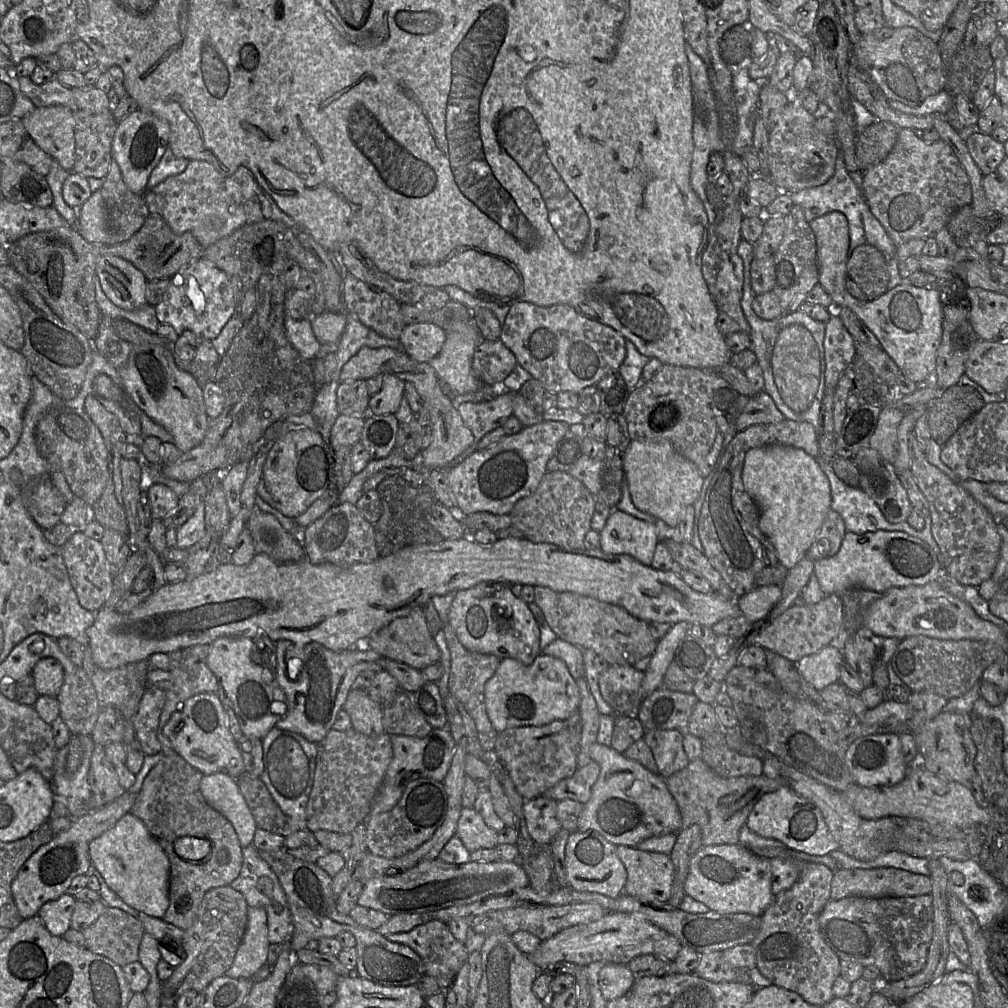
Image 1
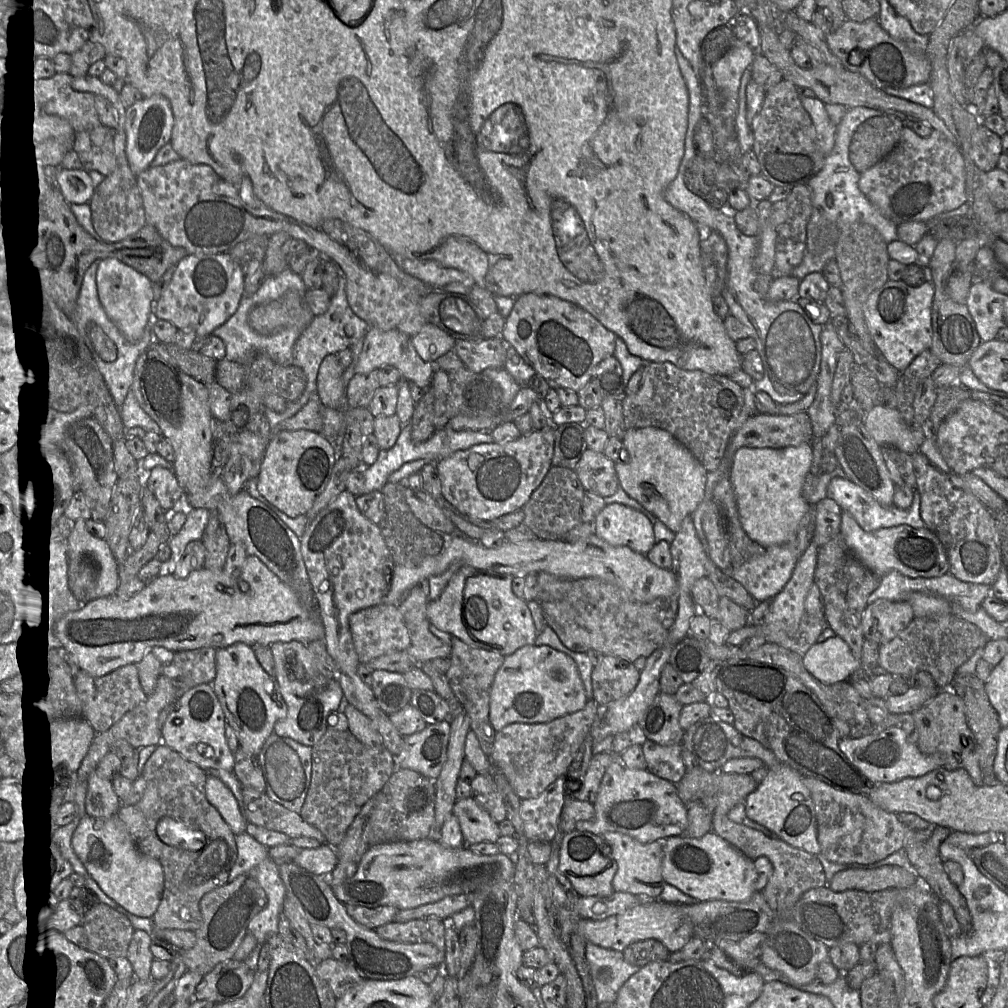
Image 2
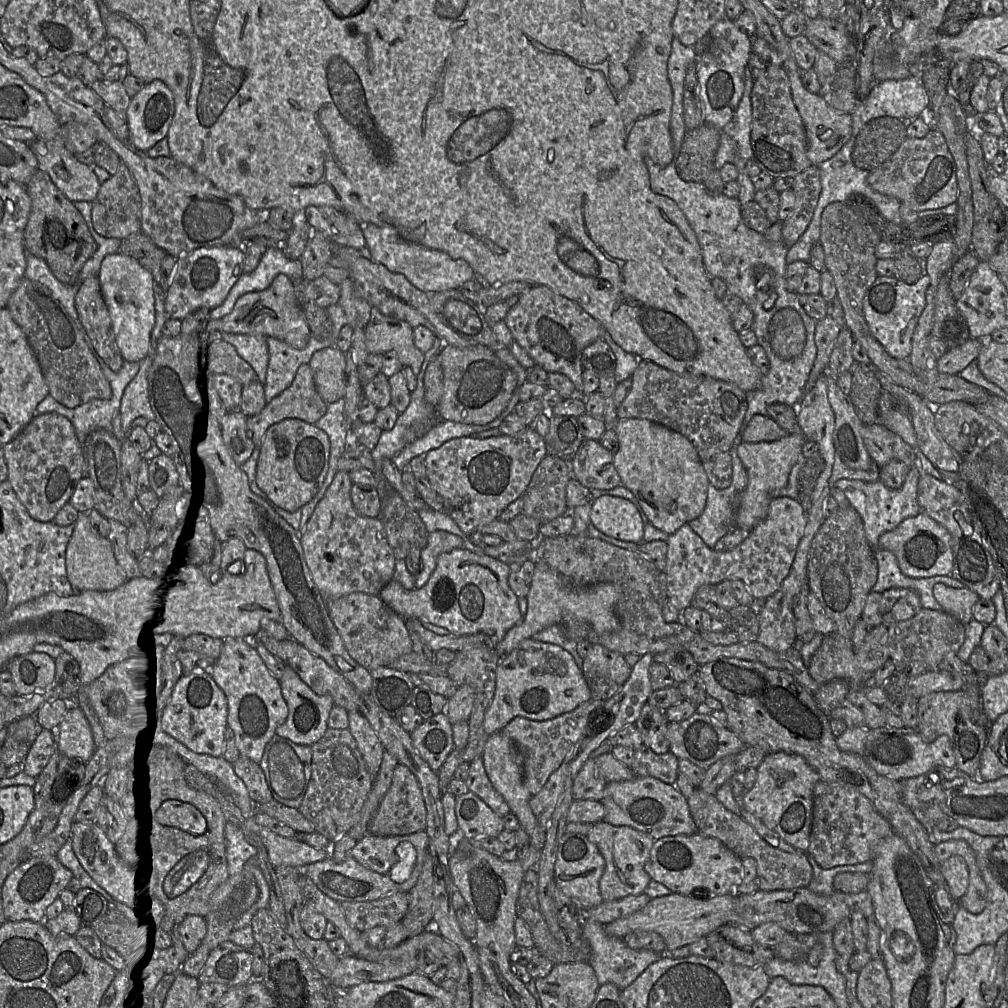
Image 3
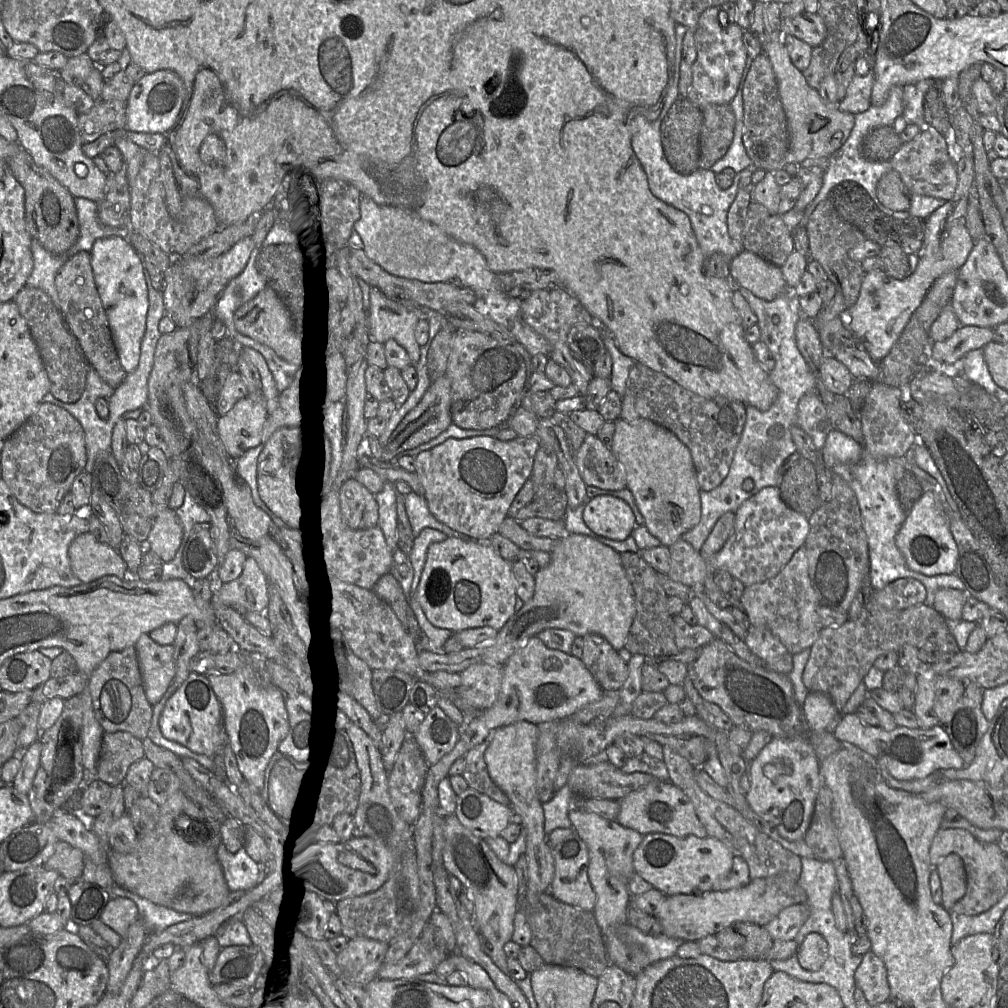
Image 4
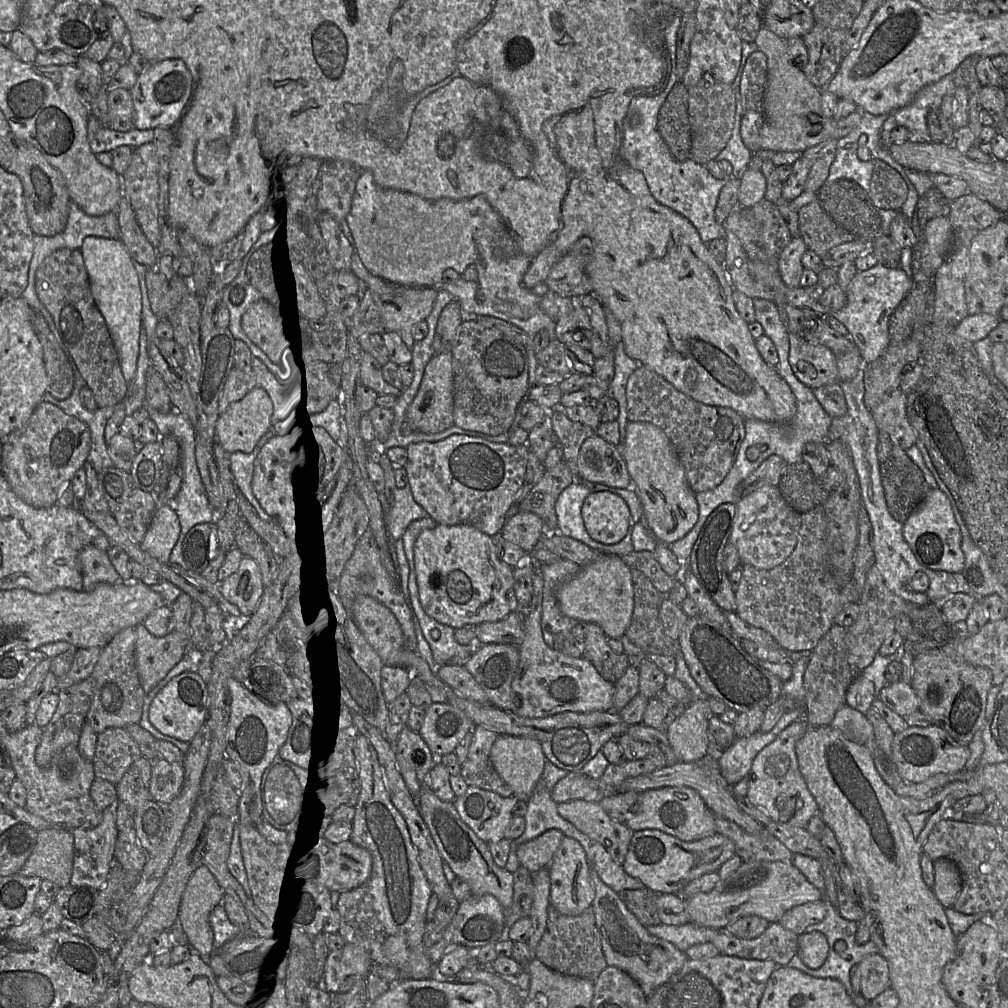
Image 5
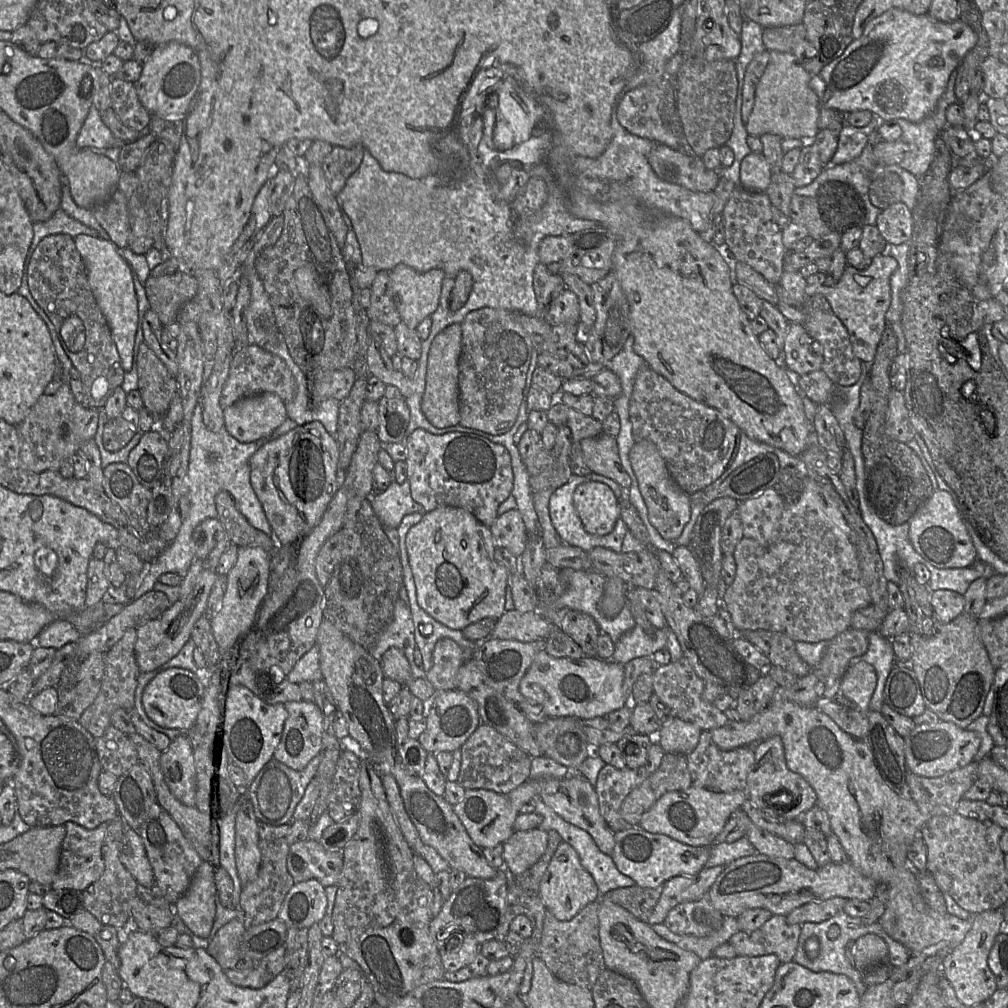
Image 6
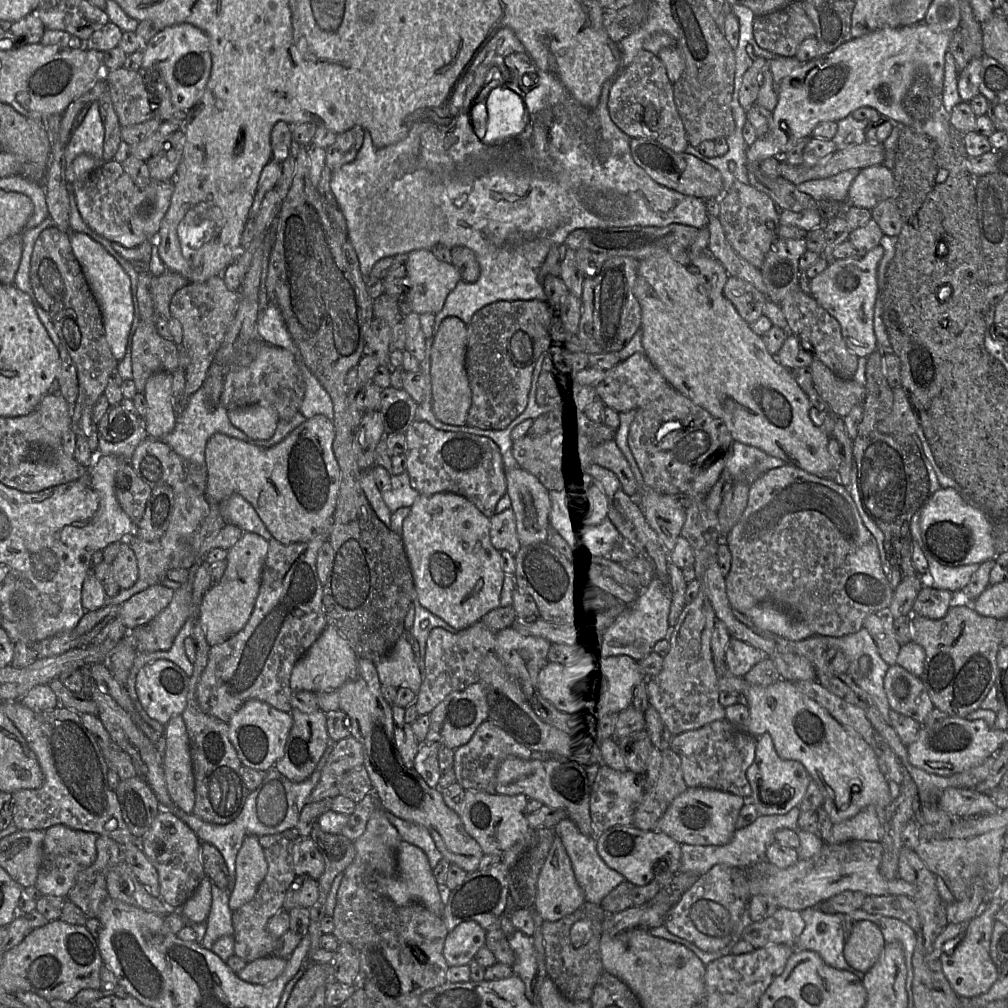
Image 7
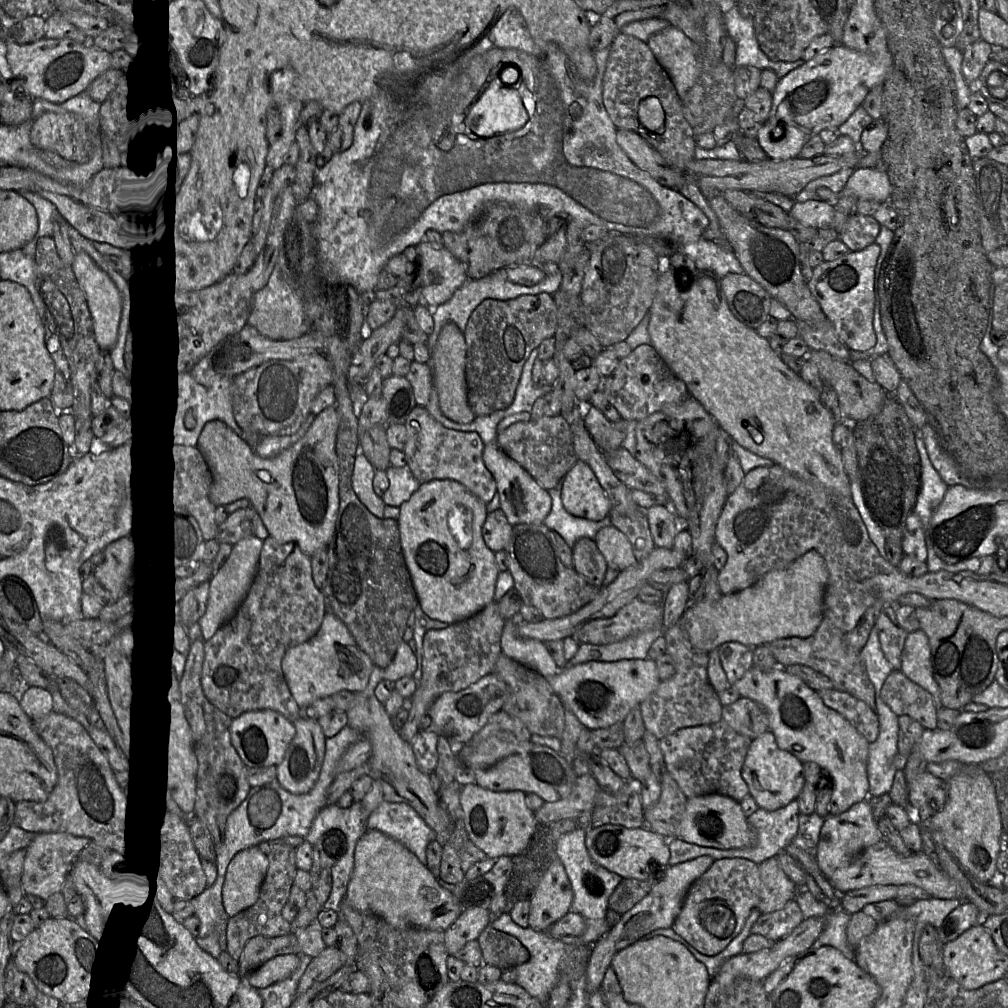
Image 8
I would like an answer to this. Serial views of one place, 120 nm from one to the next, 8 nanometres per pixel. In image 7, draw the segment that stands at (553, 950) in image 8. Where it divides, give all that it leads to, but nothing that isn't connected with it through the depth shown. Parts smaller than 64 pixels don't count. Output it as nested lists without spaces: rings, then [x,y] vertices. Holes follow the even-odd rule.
[[[516,930],[508,938],[510,947],[515,953],[515,963],[512,973],[519,976],[525,984],[525,996],[530,1001],[535,1001],[532,983],[537,973],[537,960],[533,944],[533,937],[520,930]]]

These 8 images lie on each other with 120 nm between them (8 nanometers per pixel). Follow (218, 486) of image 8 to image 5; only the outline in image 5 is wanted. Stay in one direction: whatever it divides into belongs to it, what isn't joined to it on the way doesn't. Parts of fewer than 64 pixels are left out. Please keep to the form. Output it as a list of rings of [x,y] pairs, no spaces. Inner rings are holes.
[[[300,427],[284,429],[269,438],[255,458],[253,493],[261,507],[279,524],[284,533],[290,538],[295,537],[321,512],[335,486],[340,468],[348,459],[347,449],[323,431]]]

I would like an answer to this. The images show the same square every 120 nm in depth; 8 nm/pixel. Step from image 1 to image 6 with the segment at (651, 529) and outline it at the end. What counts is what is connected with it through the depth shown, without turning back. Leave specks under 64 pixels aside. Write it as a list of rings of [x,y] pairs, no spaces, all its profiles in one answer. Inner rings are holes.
[[[585,481],[574,492],[573,504],[584,529],[593,535],[607,535],[620,518],[620,502],[612,489],[599,481]]]

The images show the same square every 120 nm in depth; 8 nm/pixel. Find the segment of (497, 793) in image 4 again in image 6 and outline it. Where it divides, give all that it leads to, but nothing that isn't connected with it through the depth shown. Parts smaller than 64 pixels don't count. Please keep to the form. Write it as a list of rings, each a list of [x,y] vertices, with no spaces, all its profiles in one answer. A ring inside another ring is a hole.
[[[480,723],[460,751],[462,760],[457,782],[465,789],[487,789],[505,794],[529,780],[532,757],[489,725]]]

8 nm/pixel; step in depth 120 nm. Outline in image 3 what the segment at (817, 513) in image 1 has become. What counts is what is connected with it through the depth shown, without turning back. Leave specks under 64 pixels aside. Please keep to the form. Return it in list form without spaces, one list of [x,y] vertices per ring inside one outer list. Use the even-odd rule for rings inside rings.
[[[797,433],[772,442],[742,442],[737,447],[737,454],[747,471],[748,482],[737,495],[736,526],[750,531],[766,518],[771,500],[786,487],[792,468],[803,457],[802,448],[805,442],[803,433]]]

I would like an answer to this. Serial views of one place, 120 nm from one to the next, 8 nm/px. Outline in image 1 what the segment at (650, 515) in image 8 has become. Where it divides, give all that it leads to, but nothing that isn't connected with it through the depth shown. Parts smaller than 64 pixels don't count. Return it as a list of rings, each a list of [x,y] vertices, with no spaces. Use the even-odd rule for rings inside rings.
[[[666,439],[658,442],[631,440],[624,451],[622,469],[634,505],[670,527],[679,526],[685,509],[698,499],[705,480],[695,464],[676,452]]]

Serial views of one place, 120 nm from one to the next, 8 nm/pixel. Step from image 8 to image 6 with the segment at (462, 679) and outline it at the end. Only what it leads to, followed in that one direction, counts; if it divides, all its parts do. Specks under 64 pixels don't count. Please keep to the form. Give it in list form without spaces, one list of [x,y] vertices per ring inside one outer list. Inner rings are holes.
[[[442,638],[435,644],[432,666],[426,672],[427,679],[436,693],[455,690],[459,668],[467,661],[467,652],[450,638]]]

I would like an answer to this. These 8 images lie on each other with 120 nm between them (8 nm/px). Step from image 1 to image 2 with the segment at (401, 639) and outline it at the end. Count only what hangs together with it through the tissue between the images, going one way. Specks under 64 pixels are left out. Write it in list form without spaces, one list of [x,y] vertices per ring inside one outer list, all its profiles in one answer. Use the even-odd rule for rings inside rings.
[[[416,585],[398,606],[411,639],[405,652],[416,665],[435,658],[450,657],[452,649],[451,643],[443,642],[430,631],[431,624],[426,615],[427,604],[428,597]]]

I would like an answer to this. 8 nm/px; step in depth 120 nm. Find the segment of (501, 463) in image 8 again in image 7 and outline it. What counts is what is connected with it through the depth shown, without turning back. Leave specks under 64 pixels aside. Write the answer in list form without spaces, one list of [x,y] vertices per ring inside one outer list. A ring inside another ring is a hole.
[[[519,467],[505,470],[505,478],[521,545],[546,542],[551,511],[549,491]]]

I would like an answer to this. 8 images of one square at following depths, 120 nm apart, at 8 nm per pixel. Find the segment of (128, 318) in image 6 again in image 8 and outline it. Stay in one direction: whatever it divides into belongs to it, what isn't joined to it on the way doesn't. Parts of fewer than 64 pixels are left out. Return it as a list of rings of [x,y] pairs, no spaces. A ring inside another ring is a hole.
[[[85,252],[77,253],[71,264],[75,277],[85,293],[91,313],[96,341],[102,351],[110,351],[121,336],[125,304],[121,288]]]

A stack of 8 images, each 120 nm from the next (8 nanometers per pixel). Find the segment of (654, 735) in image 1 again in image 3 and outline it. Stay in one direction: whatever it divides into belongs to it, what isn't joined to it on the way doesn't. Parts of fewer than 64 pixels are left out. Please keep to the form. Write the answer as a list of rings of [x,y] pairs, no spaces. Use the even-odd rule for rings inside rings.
[[[644,744],[634,752],[629,767],[636,776],[653,777],[674,785],[679,773],[679,759],[672,753],[656,754]]]

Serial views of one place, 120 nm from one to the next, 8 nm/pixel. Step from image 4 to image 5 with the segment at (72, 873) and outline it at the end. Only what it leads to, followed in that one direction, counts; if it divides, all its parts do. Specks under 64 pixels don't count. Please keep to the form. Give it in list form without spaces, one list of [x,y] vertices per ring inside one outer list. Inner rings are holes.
[[[54,827],[40,830],[35,849],[18,874],[39,877],[66,887],[70,885],[73,859],[74,838],[70,829]]]

